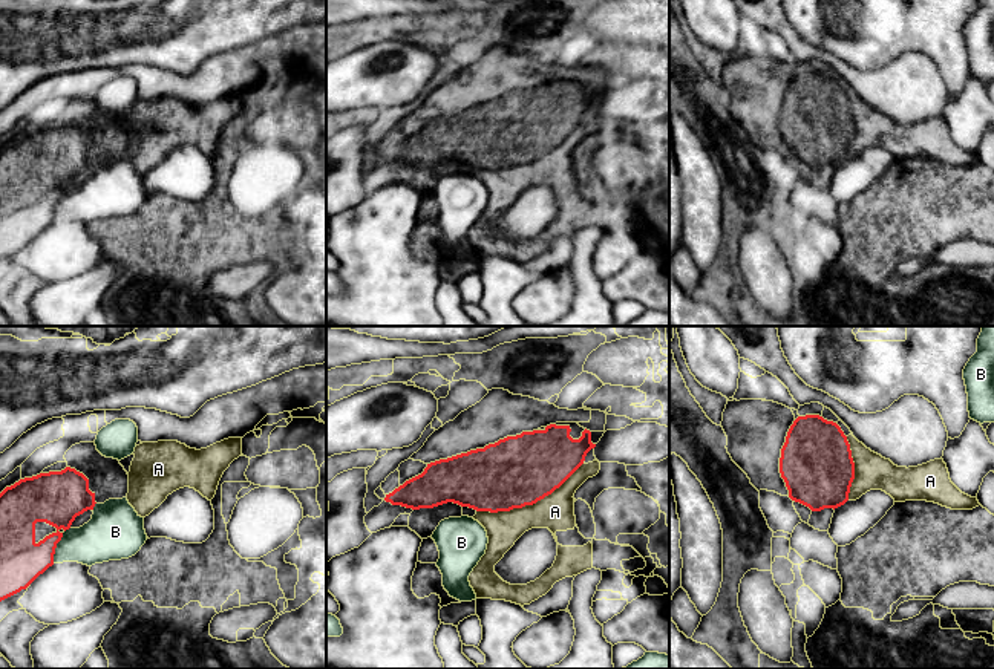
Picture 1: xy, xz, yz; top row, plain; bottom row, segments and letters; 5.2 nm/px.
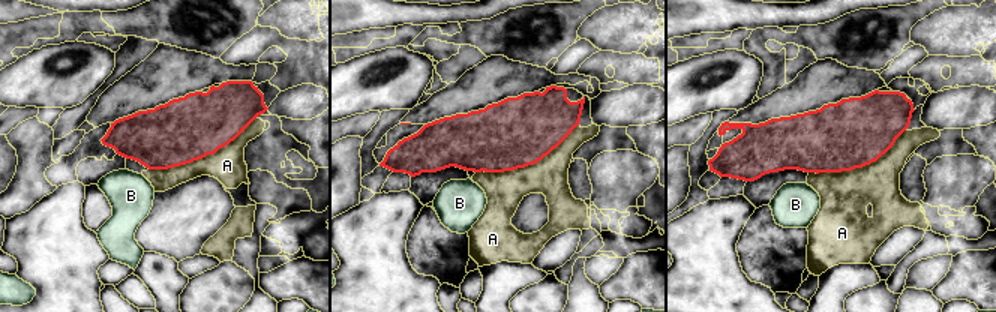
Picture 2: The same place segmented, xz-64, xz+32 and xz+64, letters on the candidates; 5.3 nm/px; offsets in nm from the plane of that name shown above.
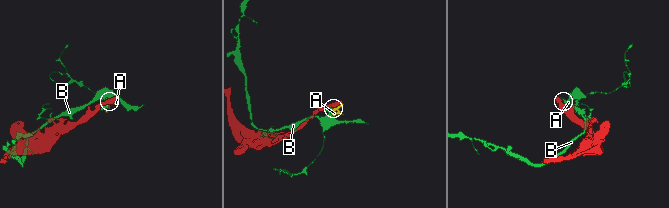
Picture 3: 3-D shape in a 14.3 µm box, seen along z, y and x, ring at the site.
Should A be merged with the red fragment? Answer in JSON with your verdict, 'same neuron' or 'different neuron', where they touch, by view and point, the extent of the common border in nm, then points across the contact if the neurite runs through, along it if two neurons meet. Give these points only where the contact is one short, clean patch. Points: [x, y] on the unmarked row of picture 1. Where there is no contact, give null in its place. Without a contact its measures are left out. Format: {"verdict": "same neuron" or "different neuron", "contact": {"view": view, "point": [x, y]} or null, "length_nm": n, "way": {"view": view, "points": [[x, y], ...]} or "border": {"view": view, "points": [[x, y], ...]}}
{"verdict": "same neuron", "contact": {"view": "xz", "point": [530, 161]}, "length_nm": 600}

